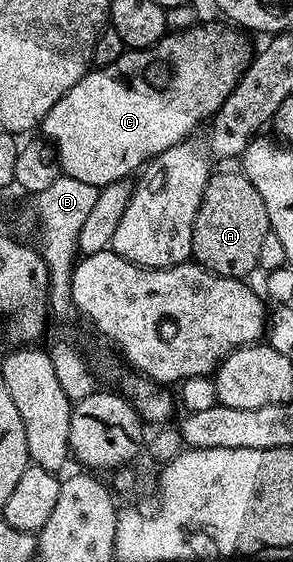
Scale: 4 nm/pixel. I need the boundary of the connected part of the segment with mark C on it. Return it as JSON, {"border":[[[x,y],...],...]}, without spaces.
{"border":[[[204,22],[197,23],[184,31],[169,31],[154,46],[125,50],[118,58],[118,62],[114,62],[105,68],[92,68],[81,80],[74,82],[74,86],[70,86],[70,90],[66,90],[66,94],[62,98],[58,98],[58,102],[54,102],[54,106],[50,106],[50,114],[46,114],[42,125],[43,135],[48,143],[56,149],[56,157],[60,160],[61,173],[70,178],[78,178],[81,182],[90,183],[99,190],[110,182],[129,179],[137,169],[147,164],[158,154],[162,154],[162,150],[170,150],[170,146],[180,144],[183,140],[189,139],[195,133],[192,131],[200,123],[203,125],[205,122],[211,121],[213,114],[220,109],[222,102],[226,102],[226,98],[234,90],[234,86],[242,78],[242,74],[252,63],[254,55],[254,48],[248,45],[247,38],[249,39],[249,37],[243,31],[231,31],[223,32],[218,25],[204,24]]]}

